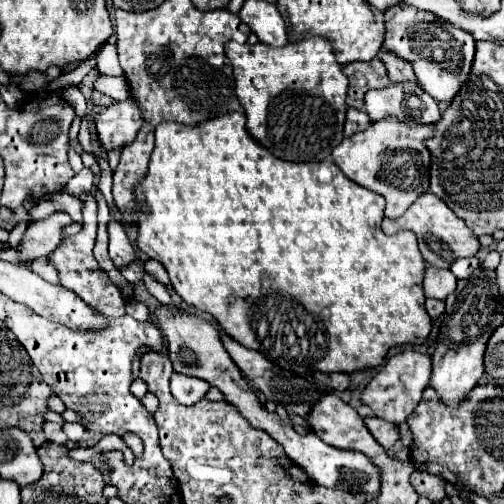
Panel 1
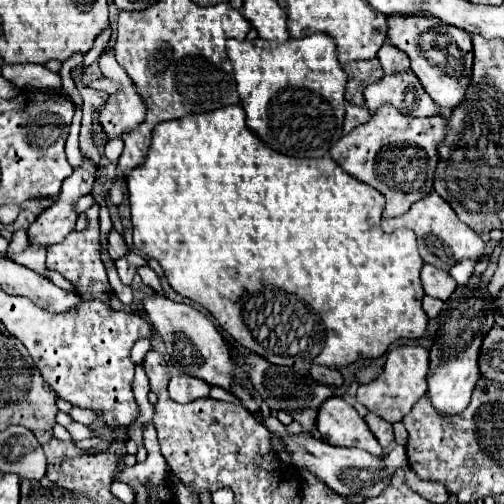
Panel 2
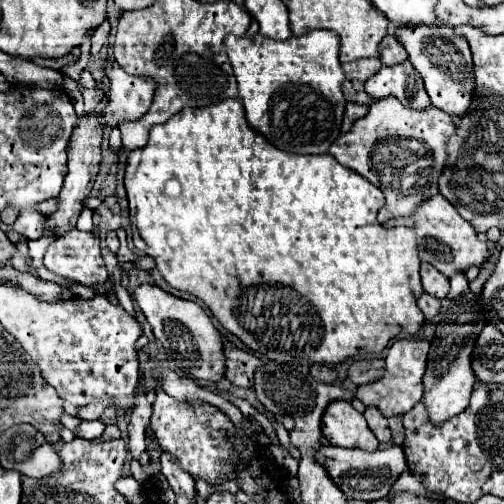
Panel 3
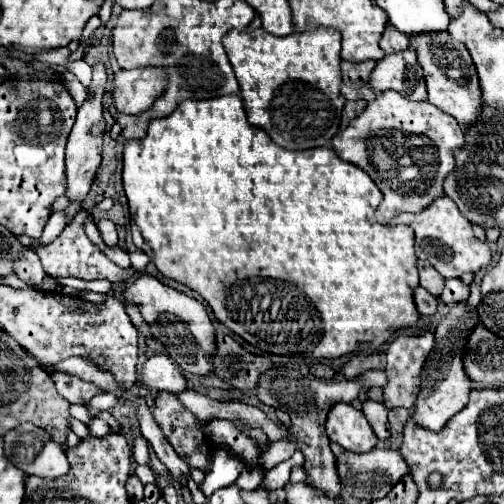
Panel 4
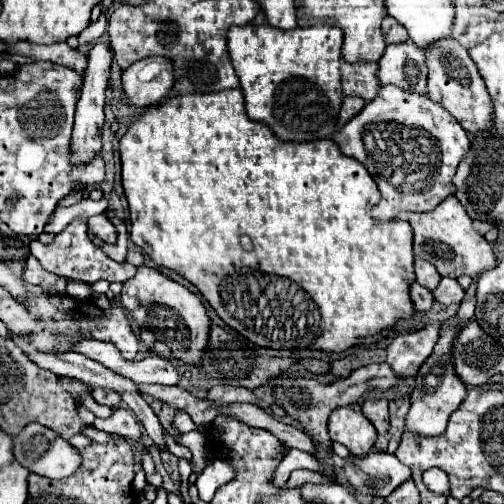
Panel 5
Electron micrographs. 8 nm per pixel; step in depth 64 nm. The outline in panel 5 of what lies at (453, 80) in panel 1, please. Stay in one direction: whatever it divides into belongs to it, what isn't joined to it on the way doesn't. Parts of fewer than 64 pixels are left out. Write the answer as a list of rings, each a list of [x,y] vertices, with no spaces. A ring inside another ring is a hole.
[[[444,40],[444,44],[436,44],[436,48],[426,50],[426,60],[428,60],[428,96],[432,100],[444,104],[444,108],[456,116],[456,120],[462,124],[462,128],[470,134],[482,134],[494,128],[492,120],[492,100],[486,90],[486,84],[468,56],[468,52],[456,42],[456,40]]]

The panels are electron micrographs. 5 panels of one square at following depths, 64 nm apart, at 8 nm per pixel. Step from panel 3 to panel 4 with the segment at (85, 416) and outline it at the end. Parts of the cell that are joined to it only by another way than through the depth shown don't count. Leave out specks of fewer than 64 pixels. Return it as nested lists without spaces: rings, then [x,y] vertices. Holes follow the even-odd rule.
[[[100,392],[100,394],[96,394],[96,398],[92,398],[88,404],[86,404],[86,408],[90,410],[90,414],[94,416],[98,410],[110,410],[110,408],[114,408],[118,404],[118,398],[114,396],[114,394],[110,394],[110,392]]]

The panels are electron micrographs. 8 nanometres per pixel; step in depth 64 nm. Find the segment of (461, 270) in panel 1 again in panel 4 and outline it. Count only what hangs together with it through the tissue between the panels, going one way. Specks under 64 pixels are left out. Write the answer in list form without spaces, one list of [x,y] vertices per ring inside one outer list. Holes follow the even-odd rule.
[[[448,278],[444,282],[444,290],[438,298],[444,304],[456,304],[456,302],[464,302],[468,298],[468,294],[470,294],[468,286],[464,286],[458,278]]]

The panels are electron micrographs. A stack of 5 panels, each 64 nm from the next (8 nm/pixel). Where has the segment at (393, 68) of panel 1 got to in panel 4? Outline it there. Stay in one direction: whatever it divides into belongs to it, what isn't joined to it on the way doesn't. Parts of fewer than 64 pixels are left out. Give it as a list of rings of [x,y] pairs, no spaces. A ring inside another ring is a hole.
[[[386,24],[382,40],[380,40],[380,46],[384,52],[400,52],[400,50],[408,48],[408,44],[410,44],[410,40],[408,40],[408,36],[404,36],[404,32],[396,30],[392,24]]]

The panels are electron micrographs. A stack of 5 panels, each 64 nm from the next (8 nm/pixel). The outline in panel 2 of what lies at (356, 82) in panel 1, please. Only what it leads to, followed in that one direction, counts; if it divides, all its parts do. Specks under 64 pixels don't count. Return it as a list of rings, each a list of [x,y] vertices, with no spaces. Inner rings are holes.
[[[378,58],[372,60],[356,60],[356,62],[348,62],[344,66],[344,72],[348,76],[348,84],[346,84],[346,100],[350,104],[356,106],[364,106],[364,86],[368,86],[370,82],[380,80],[380,76],[384,74],[380,68]]]

